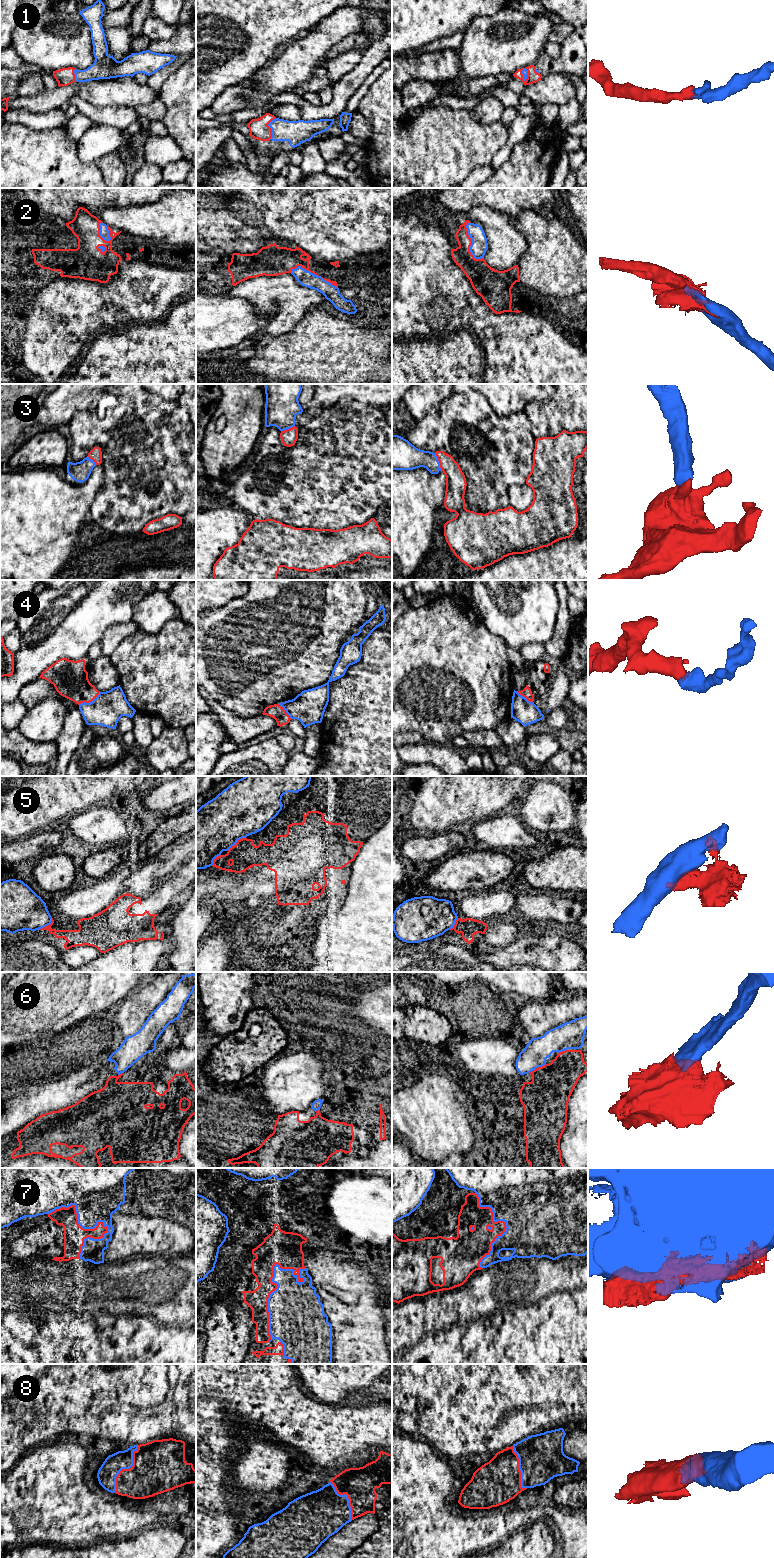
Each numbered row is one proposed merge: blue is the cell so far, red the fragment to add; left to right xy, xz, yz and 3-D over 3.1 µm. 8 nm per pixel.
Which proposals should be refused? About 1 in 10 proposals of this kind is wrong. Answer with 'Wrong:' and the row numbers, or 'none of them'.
Wrong: 5, 7

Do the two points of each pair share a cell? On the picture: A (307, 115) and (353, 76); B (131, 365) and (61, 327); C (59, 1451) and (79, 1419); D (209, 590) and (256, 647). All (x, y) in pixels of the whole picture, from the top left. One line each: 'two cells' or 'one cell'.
A: one cell
B: two cells
C: two cells
D: two cells

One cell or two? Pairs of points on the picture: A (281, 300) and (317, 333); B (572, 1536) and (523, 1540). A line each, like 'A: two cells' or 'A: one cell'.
A: two cells
B: two cells

